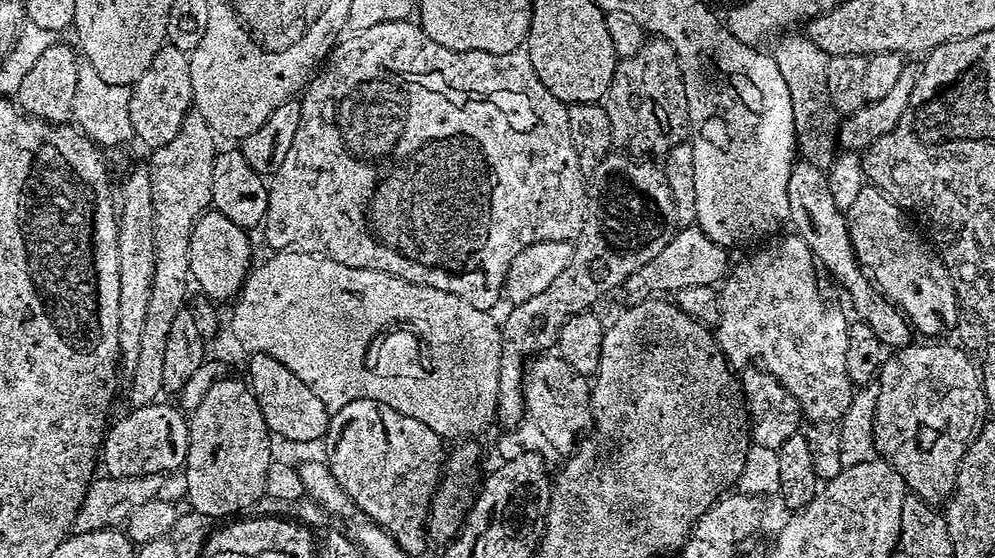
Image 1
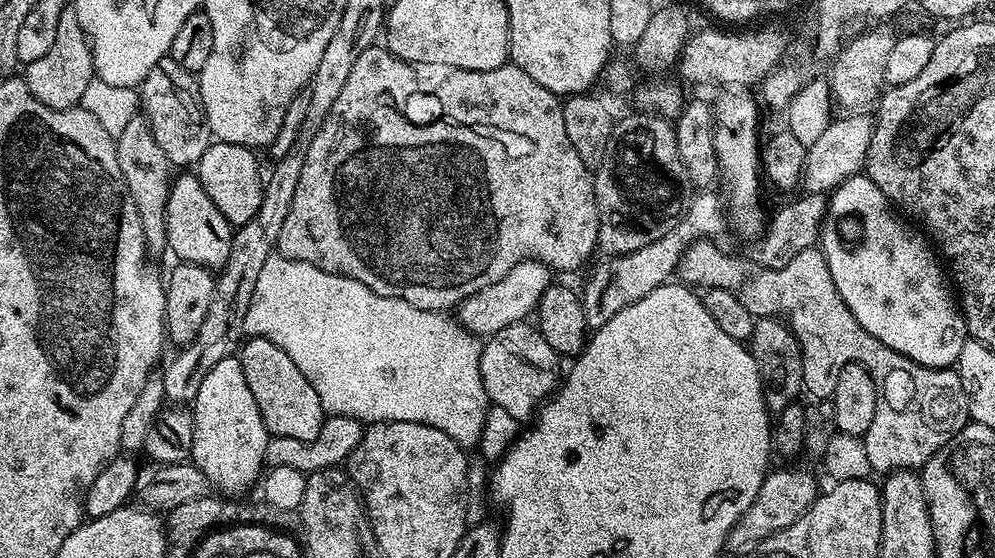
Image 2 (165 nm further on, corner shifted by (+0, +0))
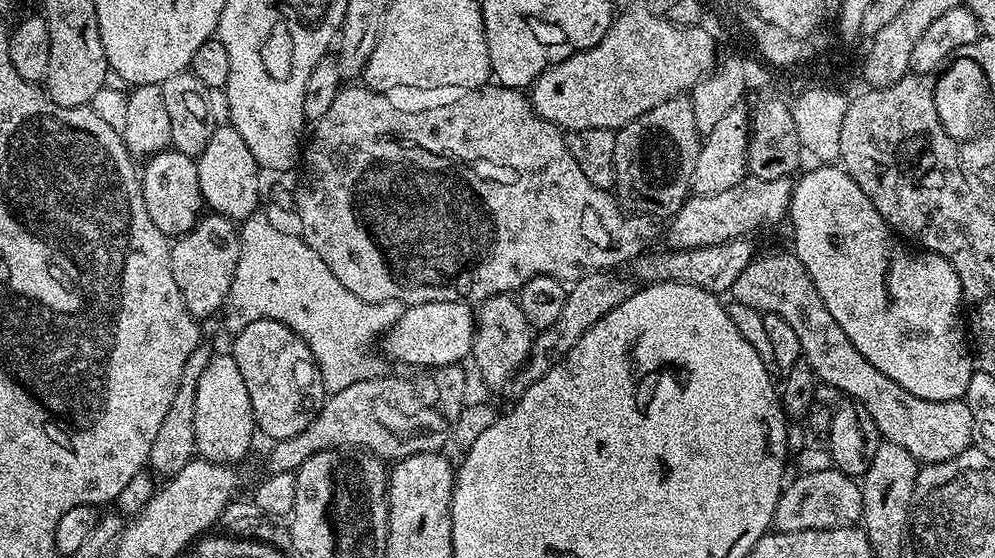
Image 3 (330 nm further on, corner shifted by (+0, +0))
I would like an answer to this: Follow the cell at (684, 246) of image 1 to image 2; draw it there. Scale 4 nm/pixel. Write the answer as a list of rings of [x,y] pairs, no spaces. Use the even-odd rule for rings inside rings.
[[[696,240],[684,251],[677,268],[679,279],[688,286],[710,289],[728,289],[734,292],[742,306],[750,310],[757,318],[776,318],[781,314],[790,325],[793,334],[798,338],[802,350],[802,374],[808,378],[812,372],[835,373],[848,364],[861,364],[867,372],[871,372],[876,380],[876,409],[874,422],[870,422],[870,430],[863,434],[862,441],[873,473],[889,474],[897,469],[920,470],[939,448],[947,448],[948,443],[969,423],[966,390],[962,390],[960,376],[952,368],[927,368],[878,342],[854,318],[852,311],[846,306],[842,295],[835,288],[831,278],[830,266],[819,247],[802,250],[781,269],[770,269],[761,266],[751,259],[730,256],[716,246],[712,240]]]

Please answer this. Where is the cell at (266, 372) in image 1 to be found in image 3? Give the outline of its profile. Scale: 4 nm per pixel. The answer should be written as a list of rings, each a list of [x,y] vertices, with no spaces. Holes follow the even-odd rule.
[[[255,320],[250,322],[243,330],[235,333],[236,340],[230,348],[230,354],[242,370],[242,382],[246,382],[246,394],[250,394],[250,406],[252,407],[252,419],[256,421],[256,427],[261,433],[269,436],[269,441],[275,442],[294,438],[294,434],[302,434],[310,422],[322,410],[326,399],[324,383],[320,377],[320,367],[316,364],[314,354],[310,346],[290,326],[286,326],[277,320]]]

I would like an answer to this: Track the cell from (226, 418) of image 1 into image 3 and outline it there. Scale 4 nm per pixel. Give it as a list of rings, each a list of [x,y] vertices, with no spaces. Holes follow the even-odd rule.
[[[231,354],[213,355],[197,380],[197,398],[194,402],[194,438],[196,452],[213,464],[235,465],[252,448],[252,435],[257,435],[256,421],[252,419],[250,394],[242,382],[242,370]]]

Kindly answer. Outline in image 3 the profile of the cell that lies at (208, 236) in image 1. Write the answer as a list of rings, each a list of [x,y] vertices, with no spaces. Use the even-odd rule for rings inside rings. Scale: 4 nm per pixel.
[[[175,150],[160,152],[147,161],[142,168],[142,183],[144,186],[144,201],[146,210],[162,230],[162,234],[169,238],[179,238],[185,232],[202,219],[202,211],[205,207],[204,199],[198,186],[198,166],[191,156]]]

